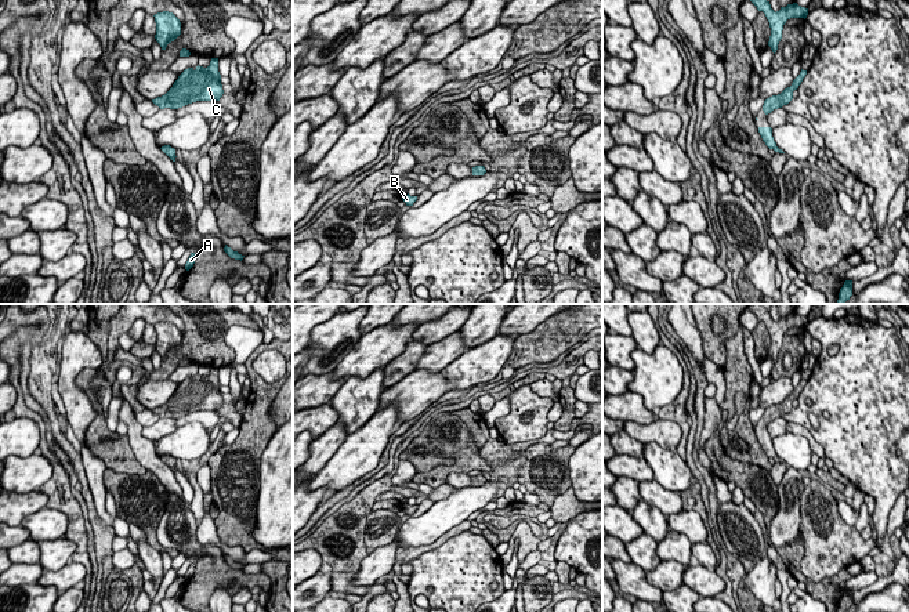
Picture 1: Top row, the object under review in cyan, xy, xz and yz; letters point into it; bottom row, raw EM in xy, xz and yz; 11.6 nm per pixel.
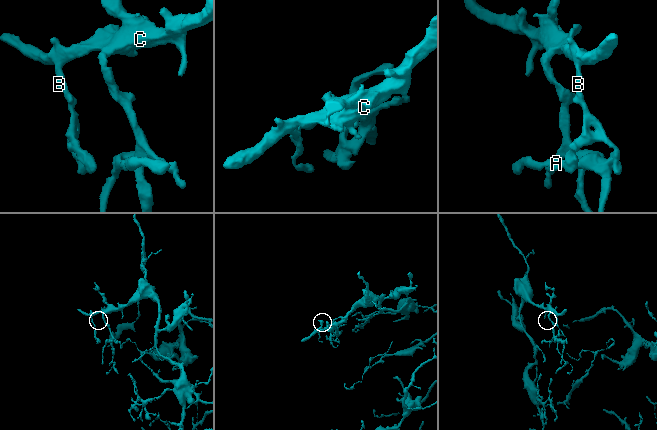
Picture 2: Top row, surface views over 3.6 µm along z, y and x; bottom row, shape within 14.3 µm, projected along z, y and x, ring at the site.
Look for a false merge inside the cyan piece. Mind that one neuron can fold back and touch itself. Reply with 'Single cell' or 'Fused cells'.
Single cell

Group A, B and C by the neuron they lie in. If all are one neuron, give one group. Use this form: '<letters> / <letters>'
A B C

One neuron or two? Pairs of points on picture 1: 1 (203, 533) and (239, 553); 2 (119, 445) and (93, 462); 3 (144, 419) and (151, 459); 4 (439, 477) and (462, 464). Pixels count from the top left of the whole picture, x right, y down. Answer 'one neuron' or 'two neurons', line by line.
1: one neuron
2: two neurons
3: two neurons
4: one neuron

